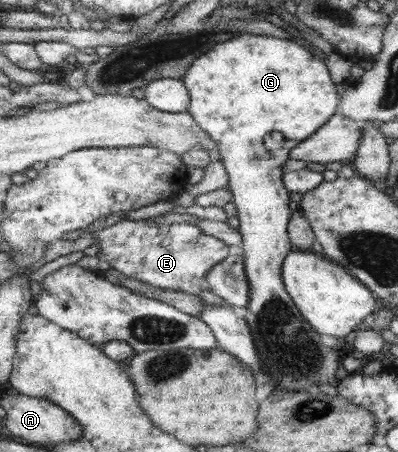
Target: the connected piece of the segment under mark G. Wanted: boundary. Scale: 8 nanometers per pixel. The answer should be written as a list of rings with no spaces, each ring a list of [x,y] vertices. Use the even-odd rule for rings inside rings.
[[[242,34],[212,46],[204,55],[196,58],[182,80],[191,95],[189,112],[217,144],[221,161],[229,174],[228,189],[233,194],[233,203],[237,208],[236,216],[243,235],[245,265],[250,280],[251,299],[244,316],[255,335],[260,358],[262,362],[268,363],[268,371],[272,371],[272,375],[276,375],[280,385],[286,389],[327,388],[342,365],[340,353],[344,353],[344,350],[336,351],[324,345],[321,333],[302,315],[284,283],[283,262],[295,249],[288,231],[293,209],[291,192],[284,184],[285,164],[291,159],[294,147],[312,138],[339,111],[341,95],[328,70],[328,64],[294,40],[280,36]],[[274,131],[284,133],[284,143],[272,153],[264,144],[264,137]]]

